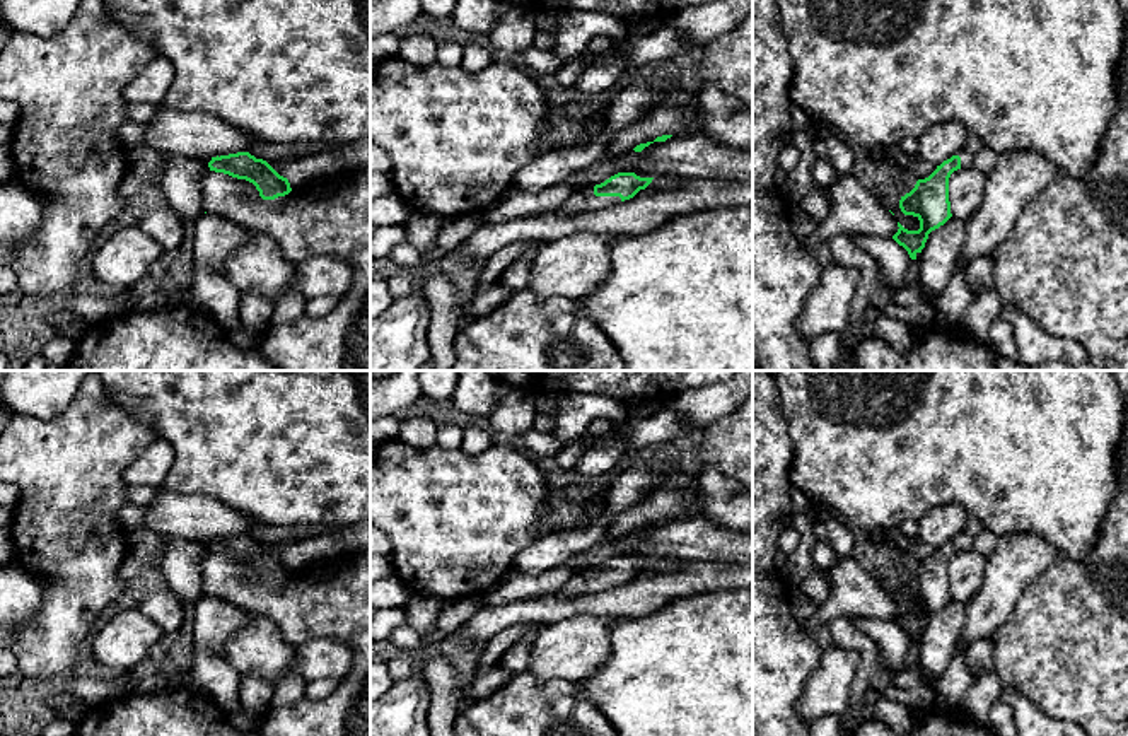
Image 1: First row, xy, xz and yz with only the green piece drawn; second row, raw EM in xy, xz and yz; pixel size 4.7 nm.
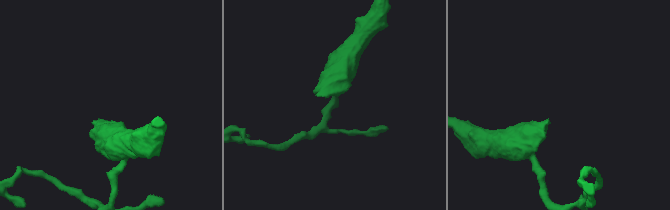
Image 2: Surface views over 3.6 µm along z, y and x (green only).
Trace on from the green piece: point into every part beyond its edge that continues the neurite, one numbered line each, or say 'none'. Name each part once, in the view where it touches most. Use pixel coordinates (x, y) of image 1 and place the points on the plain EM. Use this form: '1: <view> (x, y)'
1: xz (582, 583)

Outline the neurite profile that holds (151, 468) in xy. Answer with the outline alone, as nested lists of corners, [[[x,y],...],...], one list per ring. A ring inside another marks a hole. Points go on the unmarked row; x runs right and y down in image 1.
[[[157,437],[126,466],[123,480],[126,485],[160,487],[174,459],[172,446],[166,439]]]

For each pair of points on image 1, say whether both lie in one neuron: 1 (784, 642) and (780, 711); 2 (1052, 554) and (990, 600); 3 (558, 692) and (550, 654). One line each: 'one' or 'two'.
1: one
2: one
3: two

